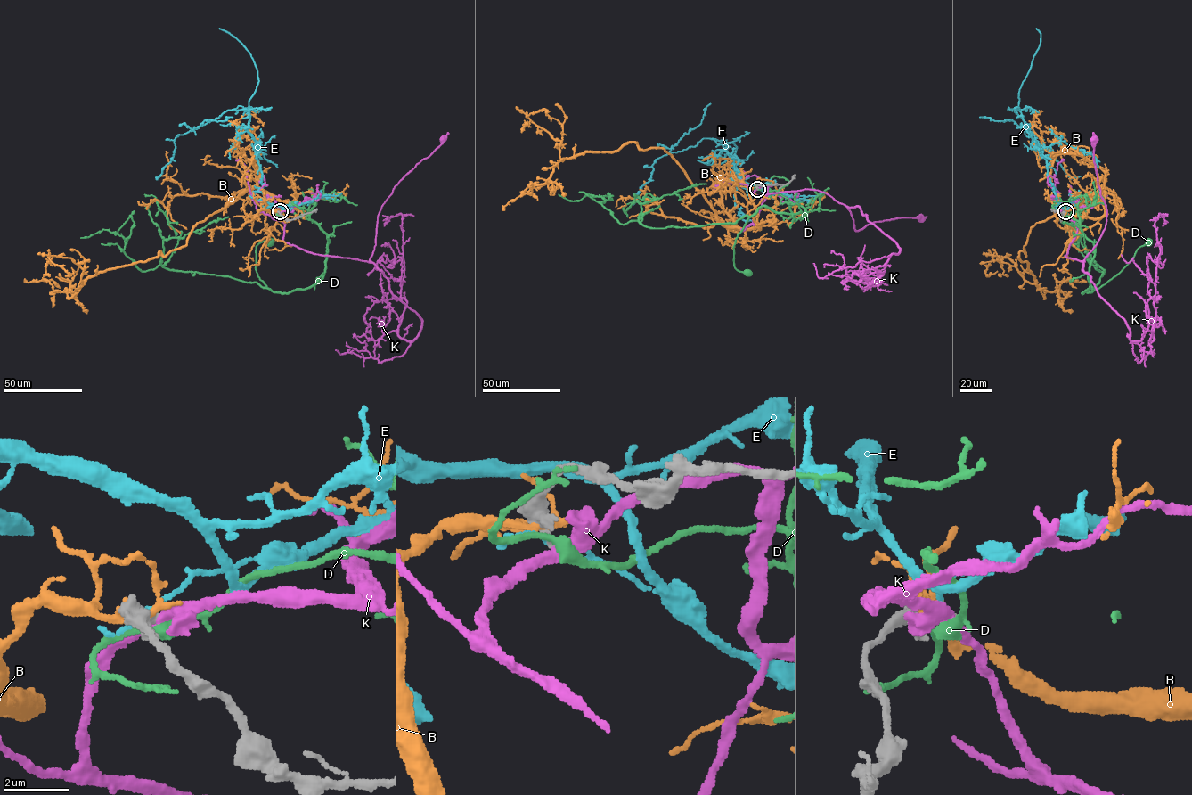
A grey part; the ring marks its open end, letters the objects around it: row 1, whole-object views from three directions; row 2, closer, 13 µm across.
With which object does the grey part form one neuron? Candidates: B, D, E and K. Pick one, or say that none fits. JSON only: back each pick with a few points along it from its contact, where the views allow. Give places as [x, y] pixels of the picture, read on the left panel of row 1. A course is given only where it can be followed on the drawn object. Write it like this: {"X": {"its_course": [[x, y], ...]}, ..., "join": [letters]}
{"join": []}

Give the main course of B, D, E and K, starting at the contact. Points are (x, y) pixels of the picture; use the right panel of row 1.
B: (1064, 211), (1100, 217), (1103, 188), (1031, 227), (1032, 283), (1008, 258), (997, 271)
D: (1065, 212), (1080, 223), (1095, 249), (1089, 289), (1082, 293), (1115, 276), (1147, 241)
E: (1065, 211), (1039, 143), (1015, 110), (1065, 172), (1080, 176)
K: (1065, 212), (1076, 224), (1077, 233), (1065, 256), (1082, 261), (1106, 224), (1106, 205), (1093, 159), (1096, 139)

